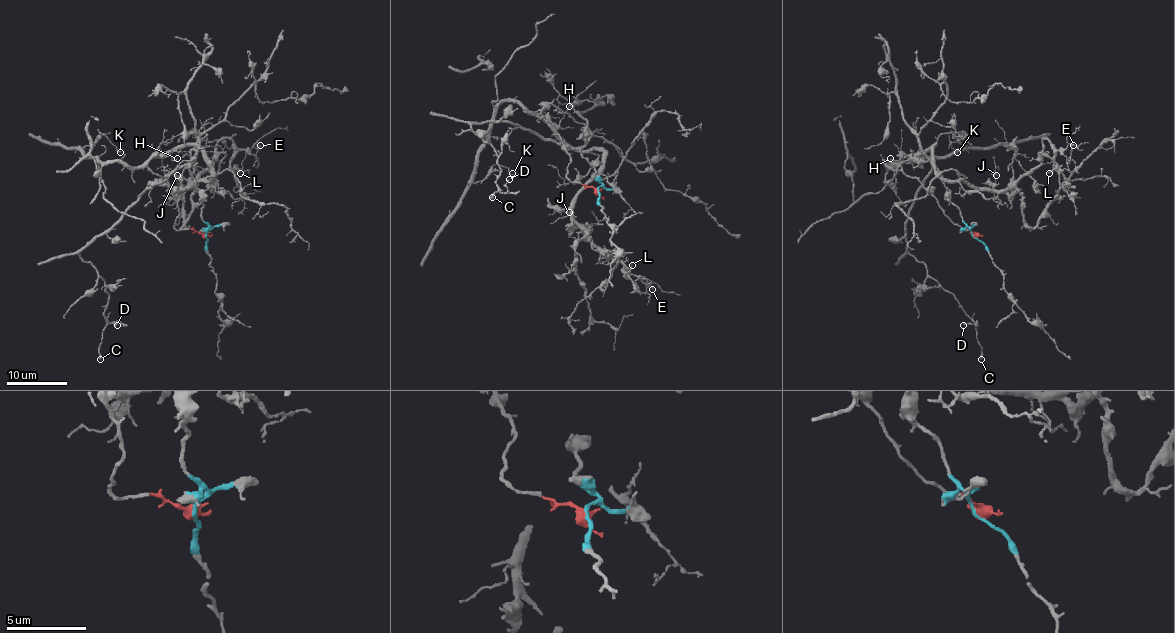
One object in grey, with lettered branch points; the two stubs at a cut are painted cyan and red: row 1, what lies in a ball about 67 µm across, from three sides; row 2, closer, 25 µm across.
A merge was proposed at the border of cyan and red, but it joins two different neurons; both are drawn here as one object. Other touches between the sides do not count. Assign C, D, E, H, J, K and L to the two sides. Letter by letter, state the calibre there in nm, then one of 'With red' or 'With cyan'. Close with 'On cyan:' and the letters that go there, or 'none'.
C: Thickness 220 nm. With cyan
D: Thickness 150 nm. With cyan
E: Thickness 120 nm. With red
H: Thickness 80 nm. With red
J: Thickness 80 nm. With red
K: Thickness 90 nm. With red
L: Thickness 100 nm. With red
On cyan: C, D

